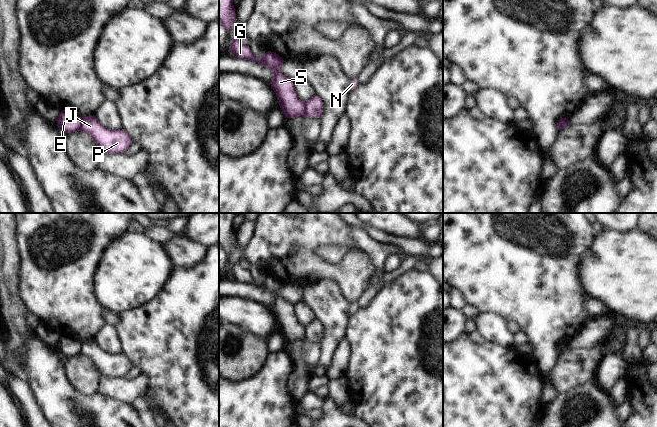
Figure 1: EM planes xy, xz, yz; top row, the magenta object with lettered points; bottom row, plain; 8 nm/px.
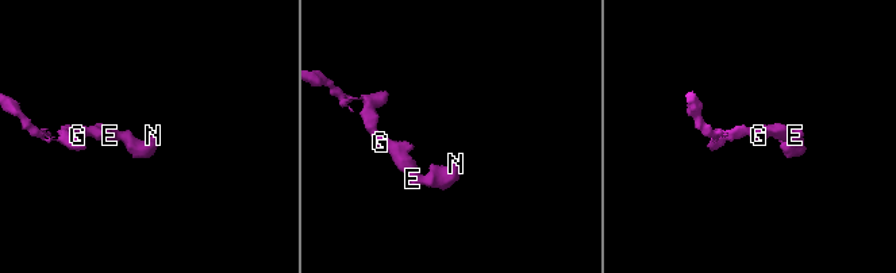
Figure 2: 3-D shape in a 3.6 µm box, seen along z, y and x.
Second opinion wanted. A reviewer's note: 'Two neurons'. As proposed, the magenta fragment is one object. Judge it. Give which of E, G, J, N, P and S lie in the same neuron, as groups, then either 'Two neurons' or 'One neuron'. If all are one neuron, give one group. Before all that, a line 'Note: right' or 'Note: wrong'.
Note: right
Groups: E G S / J N P. Two neurons

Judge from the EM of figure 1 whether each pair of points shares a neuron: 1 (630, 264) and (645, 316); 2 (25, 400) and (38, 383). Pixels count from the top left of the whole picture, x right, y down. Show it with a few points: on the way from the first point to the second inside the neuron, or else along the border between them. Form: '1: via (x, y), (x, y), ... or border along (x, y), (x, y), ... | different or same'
1: via (636, 277), (641, 282), (645, 303) | same
2: border along (22, 376), (42, 413) | different

